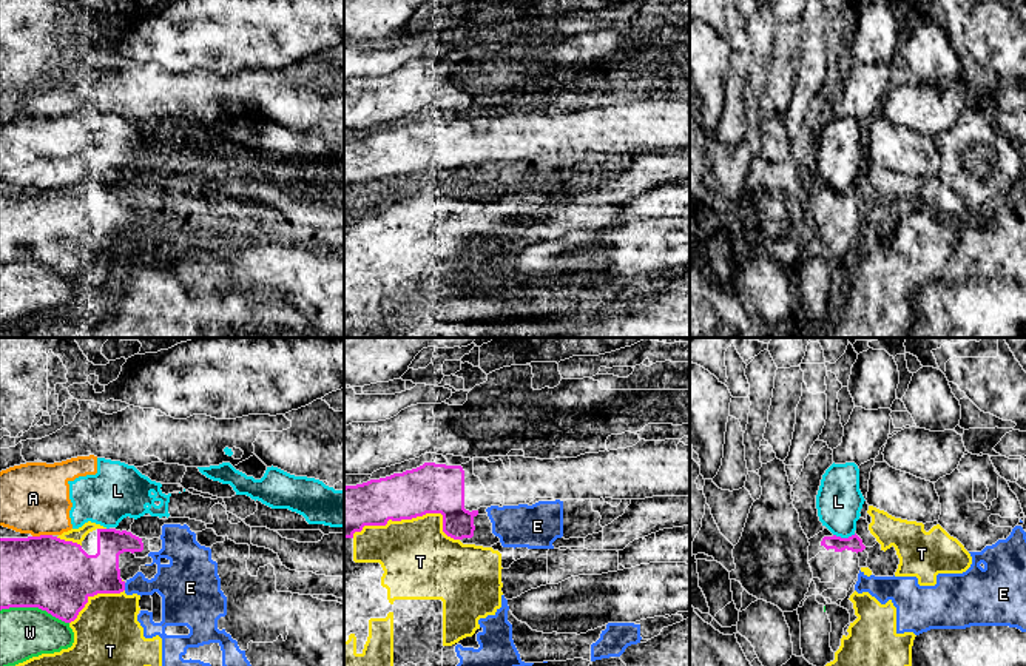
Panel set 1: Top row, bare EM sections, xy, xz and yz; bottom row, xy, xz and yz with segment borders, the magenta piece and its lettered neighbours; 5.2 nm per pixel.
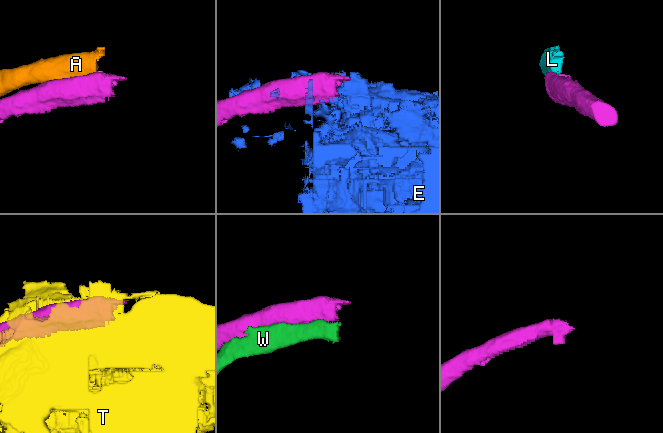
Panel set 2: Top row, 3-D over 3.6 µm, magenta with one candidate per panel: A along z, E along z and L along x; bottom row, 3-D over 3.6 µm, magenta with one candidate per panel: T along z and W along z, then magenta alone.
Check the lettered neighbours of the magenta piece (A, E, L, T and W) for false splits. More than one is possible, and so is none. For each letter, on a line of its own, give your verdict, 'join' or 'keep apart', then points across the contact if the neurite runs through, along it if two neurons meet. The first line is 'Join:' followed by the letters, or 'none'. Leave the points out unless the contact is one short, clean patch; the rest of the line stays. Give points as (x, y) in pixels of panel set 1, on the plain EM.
Join: none
A: keep apart
E: keep apart
L: keep apart | along yz (855, 188), (847, 191), (833, 190)
T: keep apart
W: keep apart

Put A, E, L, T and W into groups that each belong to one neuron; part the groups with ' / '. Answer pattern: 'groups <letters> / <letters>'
groups A L / E T / W

